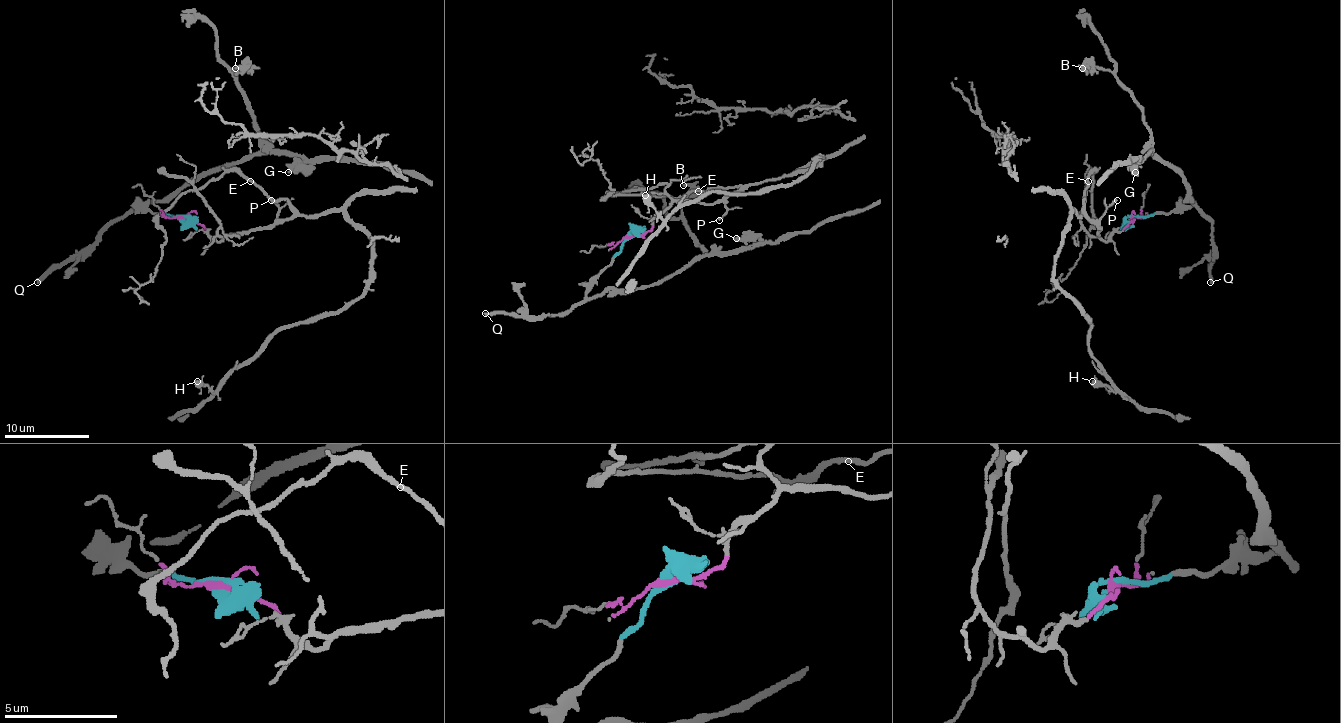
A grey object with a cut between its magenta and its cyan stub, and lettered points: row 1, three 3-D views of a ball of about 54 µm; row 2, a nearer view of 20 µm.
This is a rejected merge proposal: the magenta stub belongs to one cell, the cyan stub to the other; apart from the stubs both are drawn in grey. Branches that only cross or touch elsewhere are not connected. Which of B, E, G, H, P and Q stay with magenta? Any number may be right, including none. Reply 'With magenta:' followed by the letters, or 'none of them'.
With magenta: E, H, P

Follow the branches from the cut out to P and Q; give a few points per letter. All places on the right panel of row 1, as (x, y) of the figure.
P: (1134, 216), (1104, 240), (1098, 233), (1098, 221), (1117, 199)
Q: (1134, 216), (1170, 214), (1177, 208), (1194, 206), (1211, 223), (1211, 282)

